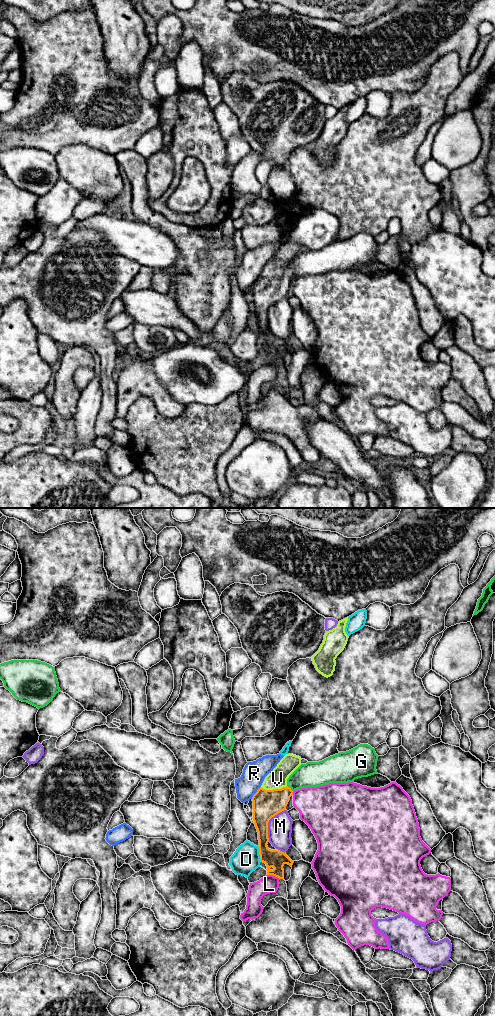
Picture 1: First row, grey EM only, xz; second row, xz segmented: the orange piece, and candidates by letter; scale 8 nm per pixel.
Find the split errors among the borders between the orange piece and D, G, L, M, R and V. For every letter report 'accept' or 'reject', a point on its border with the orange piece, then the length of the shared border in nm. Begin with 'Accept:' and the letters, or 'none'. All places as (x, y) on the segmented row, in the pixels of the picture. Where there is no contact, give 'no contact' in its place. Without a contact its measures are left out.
Accept: V
D: reject; meets orange in xz at (259, 854); contact 130 nm long
G: reject; meets orange in xz at (290, 788); contact 80 nm long
L: reject; meets orange in xz at (273, 875); contact 110 nm long
M: reject; meets orange in xz at (267, 823); contact 300 nm long
R: reject; meets orange in xz at (256, 792); contact 130 nm long
V: accept; meets orange in xz at (273, 789); contact 220 nm long

